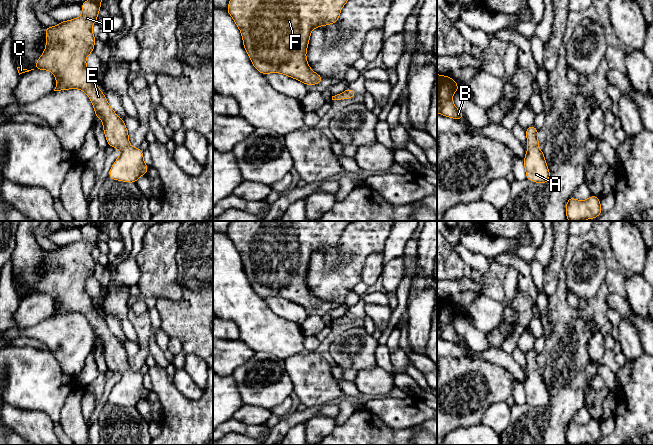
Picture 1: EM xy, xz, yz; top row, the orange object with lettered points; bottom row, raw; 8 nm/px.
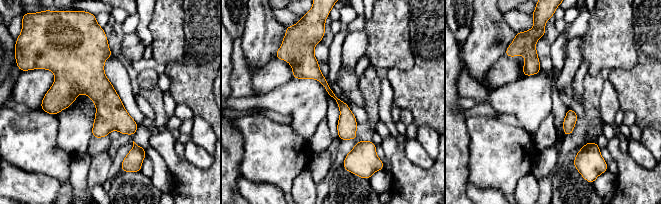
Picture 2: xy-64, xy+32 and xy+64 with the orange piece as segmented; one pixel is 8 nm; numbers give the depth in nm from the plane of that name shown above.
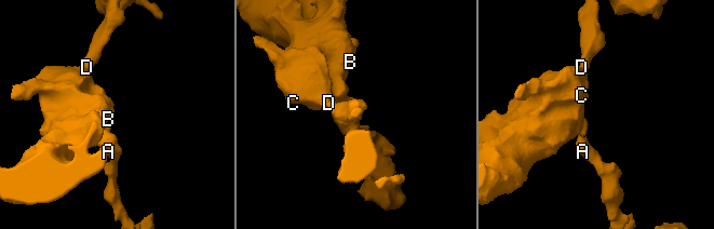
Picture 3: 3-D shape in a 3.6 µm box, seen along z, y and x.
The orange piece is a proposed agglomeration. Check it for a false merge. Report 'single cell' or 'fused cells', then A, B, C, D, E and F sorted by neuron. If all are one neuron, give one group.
single cell; A B C D E F

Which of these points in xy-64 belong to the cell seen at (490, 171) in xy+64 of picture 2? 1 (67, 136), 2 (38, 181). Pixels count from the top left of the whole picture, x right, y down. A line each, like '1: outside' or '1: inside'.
1: outside
2: outside

